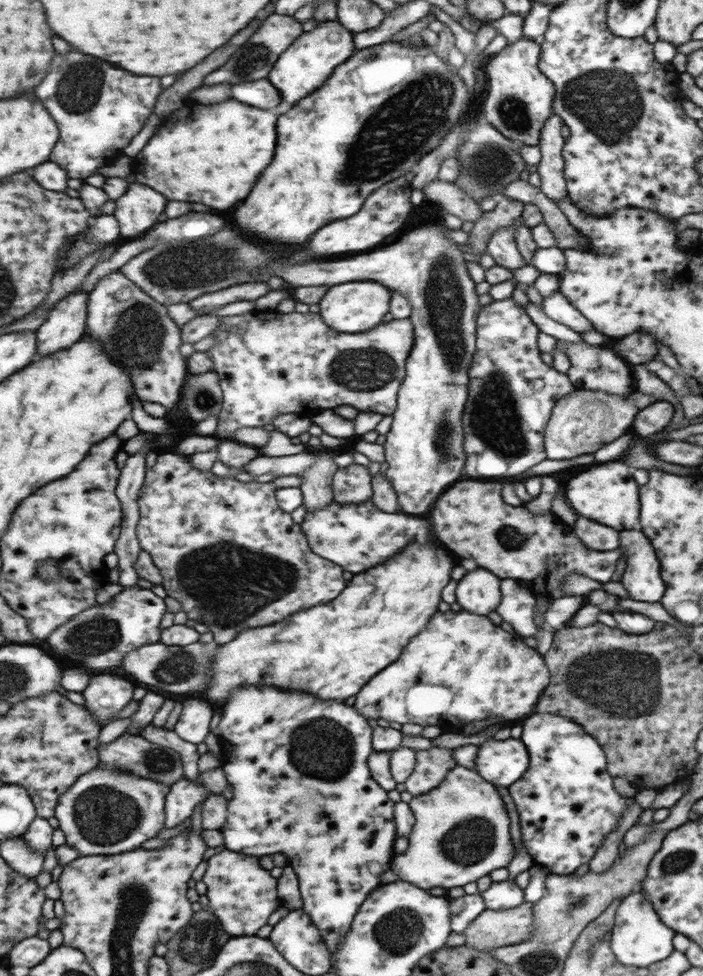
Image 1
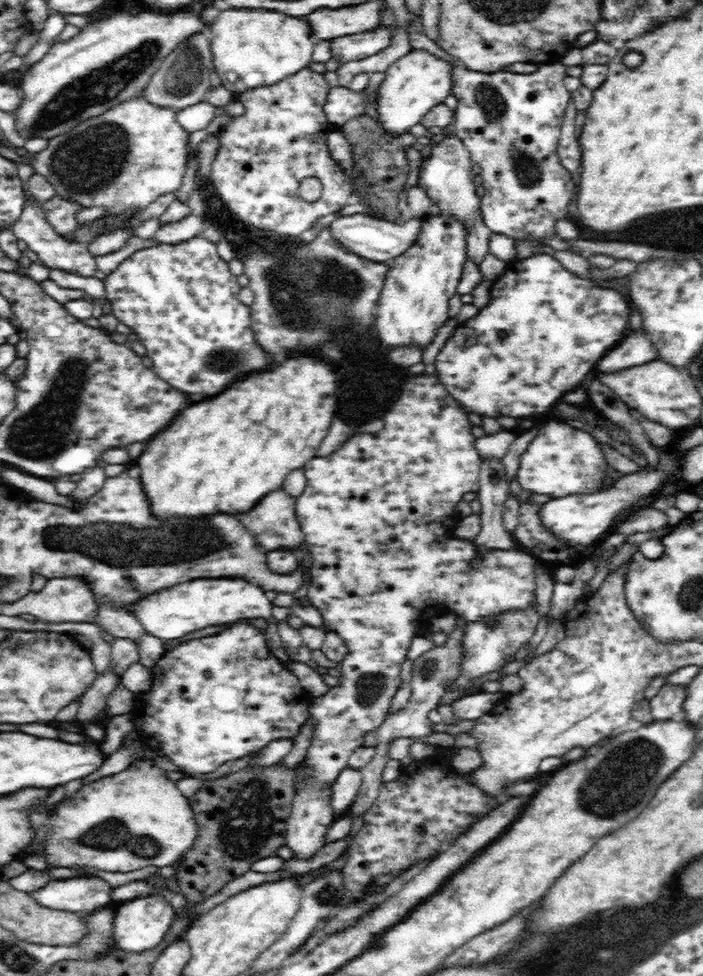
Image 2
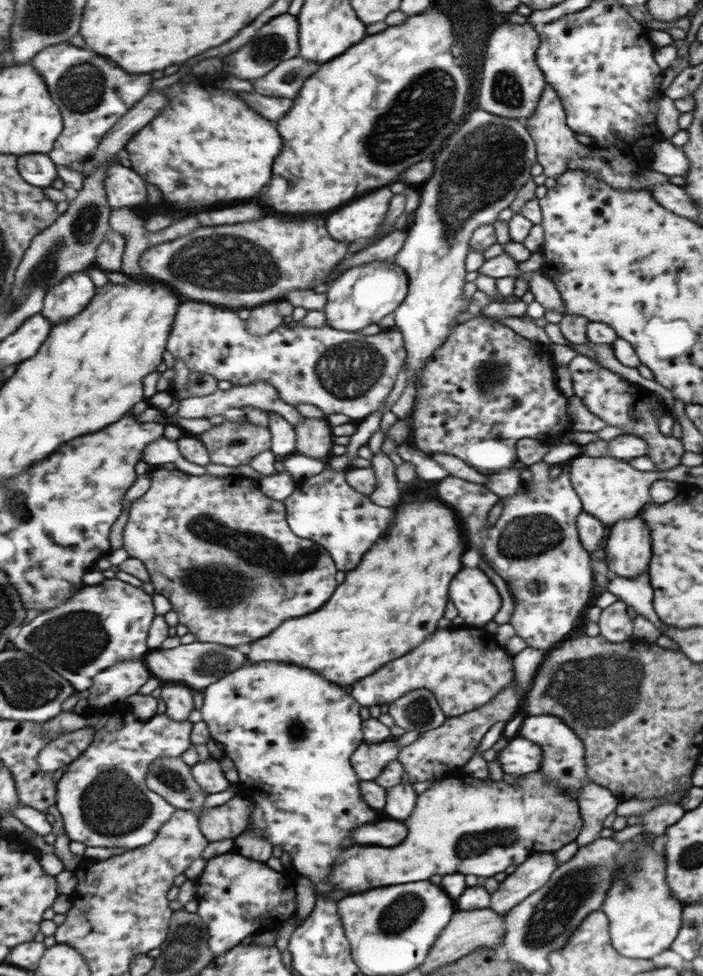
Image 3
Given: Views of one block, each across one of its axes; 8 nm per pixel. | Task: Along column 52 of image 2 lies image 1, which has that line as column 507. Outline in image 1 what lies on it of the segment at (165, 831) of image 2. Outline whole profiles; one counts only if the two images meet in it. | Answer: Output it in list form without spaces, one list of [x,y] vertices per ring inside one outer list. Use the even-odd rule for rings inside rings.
[[[456,765],[448,771],[446,778],[430,792],[419,794],[409,802],[415,816],[415,823],[408,836],[408,848],[402,853],[394,853],[390,870],[400,880],[412,882],[418,888],[440,886],[445,890],[463,887],[468,882],[476,882],[488,876],[496,868],[506,868],[512,860],[512,838],[510,838],[510,820],[504,806],[504,798],[498,796],[494,786],[476,770]]]

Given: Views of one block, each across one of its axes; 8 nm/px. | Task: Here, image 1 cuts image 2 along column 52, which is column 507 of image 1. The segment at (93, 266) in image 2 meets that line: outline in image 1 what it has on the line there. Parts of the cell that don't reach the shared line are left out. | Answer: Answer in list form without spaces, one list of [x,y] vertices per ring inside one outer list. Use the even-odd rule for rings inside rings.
[[[519,218],[519,220],[506,228],[499,228],[490,236],[490,241],[488,241],[487,245],[487,254],[490,254],[494,258],[496,265],[516,270],[527,264],[518,251],[515,240],[515,230],[520,225],[525,225],[522,218]]]

